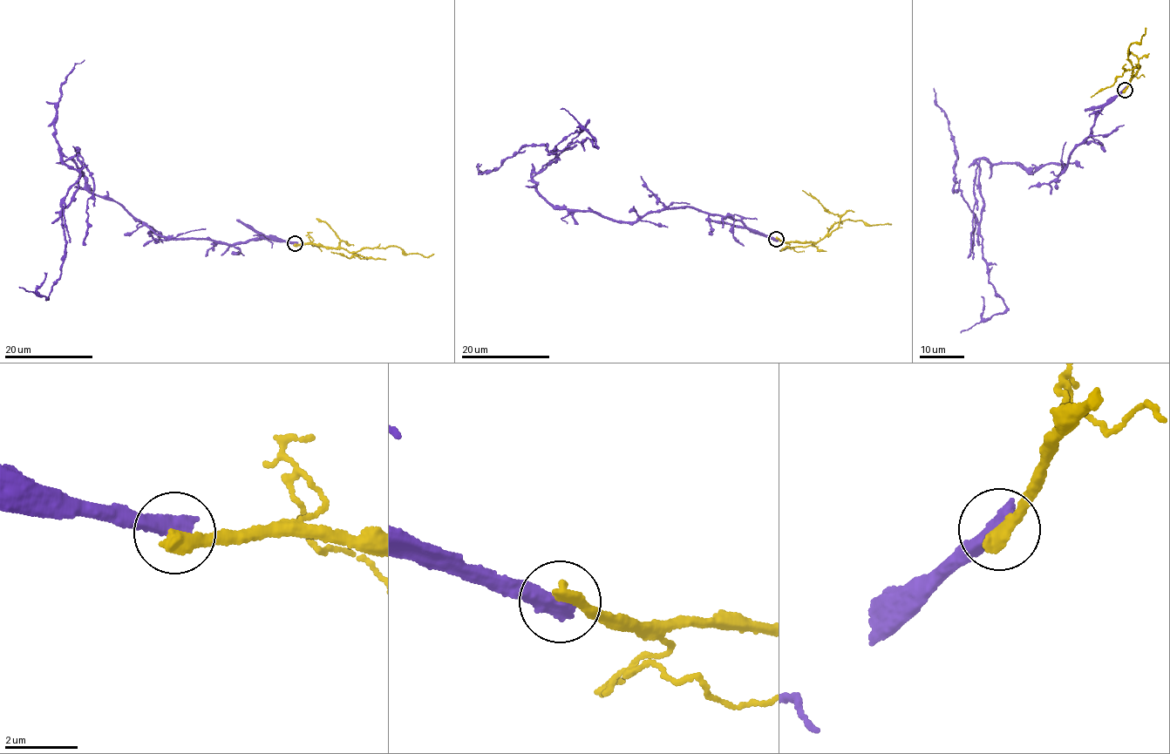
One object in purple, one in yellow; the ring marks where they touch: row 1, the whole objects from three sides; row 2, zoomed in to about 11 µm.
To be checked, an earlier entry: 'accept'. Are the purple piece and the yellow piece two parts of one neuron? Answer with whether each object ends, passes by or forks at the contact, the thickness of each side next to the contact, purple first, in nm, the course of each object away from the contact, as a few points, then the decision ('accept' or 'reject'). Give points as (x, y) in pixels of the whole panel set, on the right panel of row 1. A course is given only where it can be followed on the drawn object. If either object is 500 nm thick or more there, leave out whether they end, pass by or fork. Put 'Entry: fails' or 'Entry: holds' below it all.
calibres 500 and 400 nm; course purple (1125, 90), (1064, 170), (982, 159), (978, 223), (954, 189), (957, 151), (933, 88); course yellow (1125, 90), (1140, 68), (1131, 64), (1129, 46), (1141, 41), (1146, 28); reject
Entry: fails

